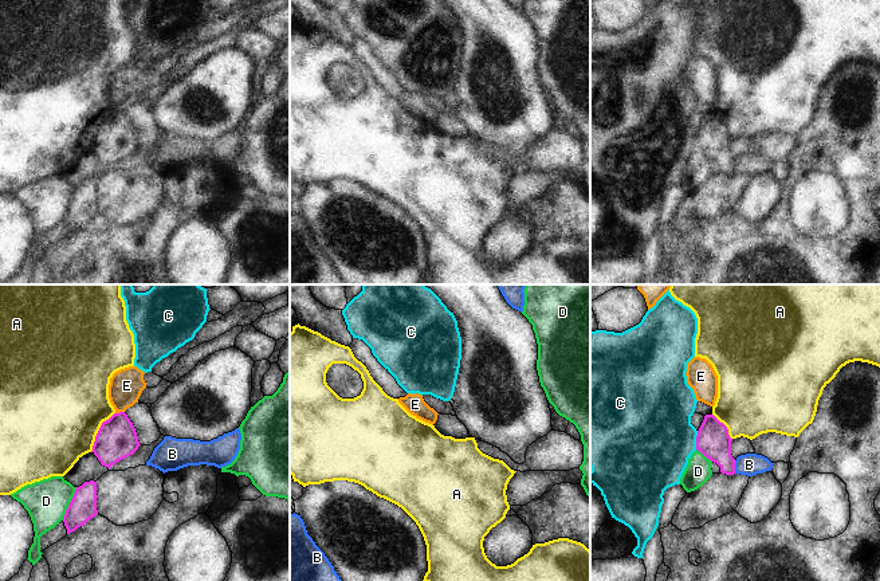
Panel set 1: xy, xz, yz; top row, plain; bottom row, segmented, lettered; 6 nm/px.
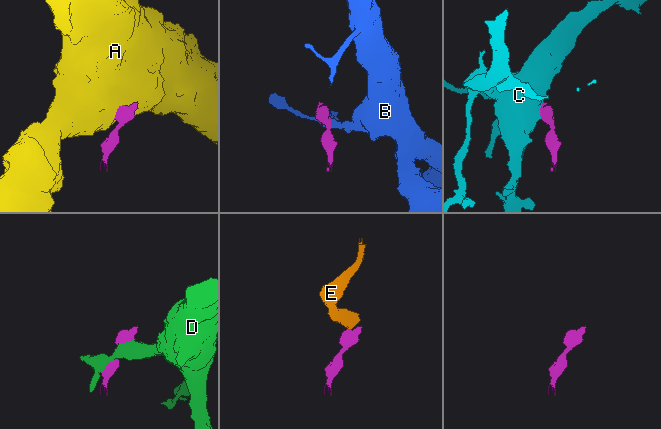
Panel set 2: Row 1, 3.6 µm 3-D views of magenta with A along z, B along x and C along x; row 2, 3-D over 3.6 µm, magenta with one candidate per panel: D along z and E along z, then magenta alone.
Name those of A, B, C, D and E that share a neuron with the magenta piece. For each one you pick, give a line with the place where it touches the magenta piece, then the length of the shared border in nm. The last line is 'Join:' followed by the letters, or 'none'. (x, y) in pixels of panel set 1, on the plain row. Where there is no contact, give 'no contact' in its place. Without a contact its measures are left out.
Join: none

